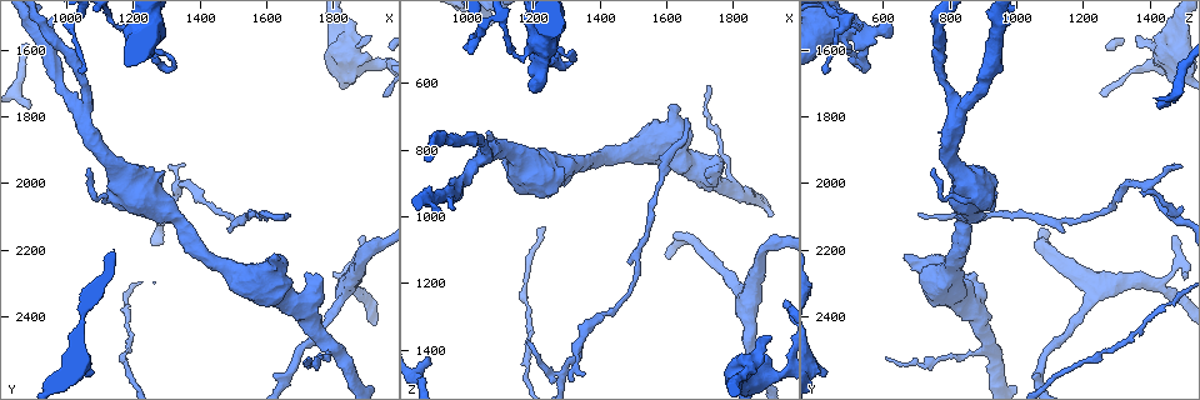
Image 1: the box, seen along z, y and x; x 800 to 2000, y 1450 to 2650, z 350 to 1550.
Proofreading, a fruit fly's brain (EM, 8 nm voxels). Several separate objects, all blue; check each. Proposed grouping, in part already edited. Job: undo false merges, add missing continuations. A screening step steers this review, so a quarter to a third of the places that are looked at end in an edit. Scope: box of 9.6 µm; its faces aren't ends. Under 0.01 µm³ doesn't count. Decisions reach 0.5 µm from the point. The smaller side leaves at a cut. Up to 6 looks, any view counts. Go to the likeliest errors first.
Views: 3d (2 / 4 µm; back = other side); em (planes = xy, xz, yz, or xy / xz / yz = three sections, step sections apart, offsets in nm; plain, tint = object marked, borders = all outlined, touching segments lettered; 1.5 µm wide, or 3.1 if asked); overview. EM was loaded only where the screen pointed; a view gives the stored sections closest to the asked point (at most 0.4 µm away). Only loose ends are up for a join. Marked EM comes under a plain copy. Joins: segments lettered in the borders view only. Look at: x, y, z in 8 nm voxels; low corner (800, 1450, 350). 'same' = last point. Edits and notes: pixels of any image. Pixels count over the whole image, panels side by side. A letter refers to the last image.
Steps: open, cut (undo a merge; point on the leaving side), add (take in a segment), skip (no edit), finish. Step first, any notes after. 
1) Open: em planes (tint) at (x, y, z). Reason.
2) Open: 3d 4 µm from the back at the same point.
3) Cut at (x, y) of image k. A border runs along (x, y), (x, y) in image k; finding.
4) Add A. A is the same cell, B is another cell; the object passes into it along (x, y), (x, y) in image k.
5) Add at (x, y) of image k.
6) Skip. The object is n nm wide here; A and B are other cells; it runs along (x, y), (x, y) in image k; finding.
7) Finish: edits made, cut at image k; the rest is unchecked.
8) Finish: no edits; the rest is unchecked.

Open: em xz step 8 (tint) at (1730, 2530, 610). Branch stops here.

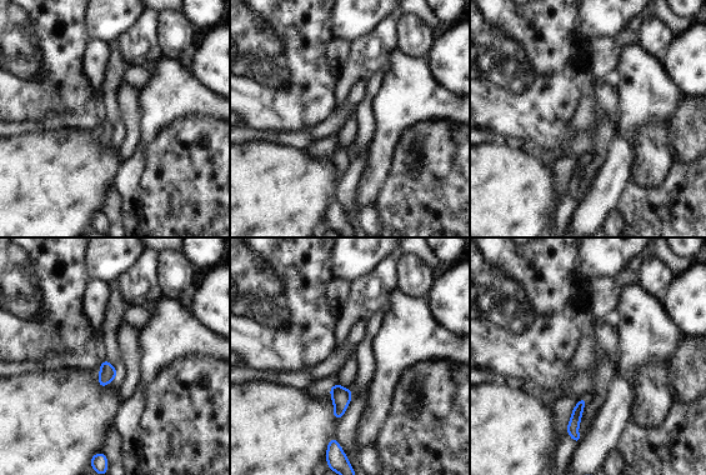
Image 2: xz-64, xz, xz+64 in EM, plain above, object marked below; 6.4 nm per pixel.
Open: em planes (borders) at the same point.

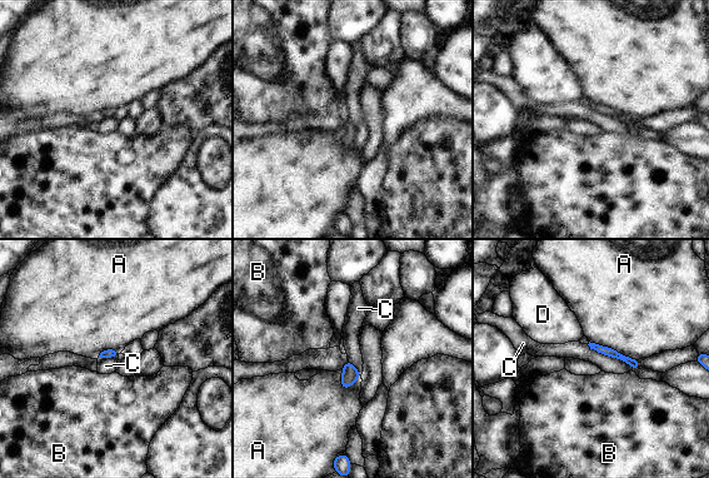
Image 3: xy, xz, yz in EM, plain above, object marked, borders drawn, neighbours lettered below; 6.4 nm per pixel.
Skip. A, B, C and D are other cells; a border runs along (587, 344), (632, 368) in image 3; none of them fits.

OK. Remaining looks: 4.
Open: 3d 2 µm at (1890, 2160, 1490). Branch stops here.

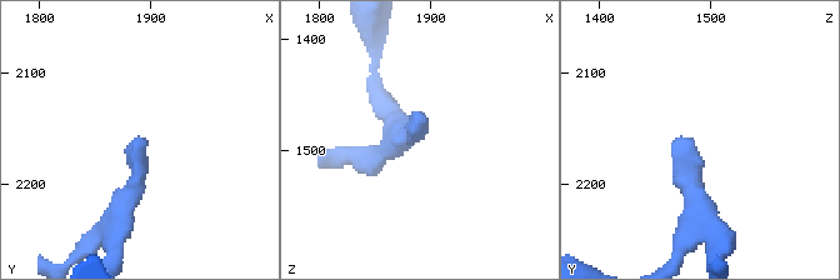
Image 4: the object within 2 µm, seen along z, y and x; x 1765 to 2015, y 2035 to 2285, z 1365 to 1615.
Open: em xy step 4 (borders) at (1884, 2160, 1486). Shape alone is not enough.

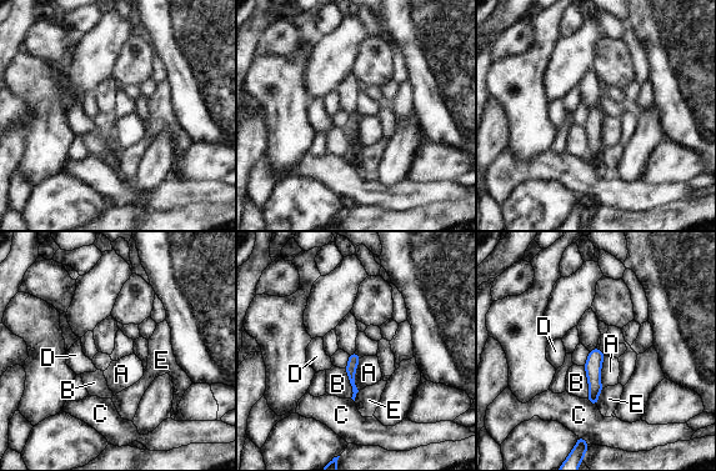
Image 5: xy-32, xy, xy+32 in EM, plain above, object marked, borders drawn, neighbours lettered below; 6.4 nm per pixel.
Open: em planes (borders) at the same point. Cut it another way.

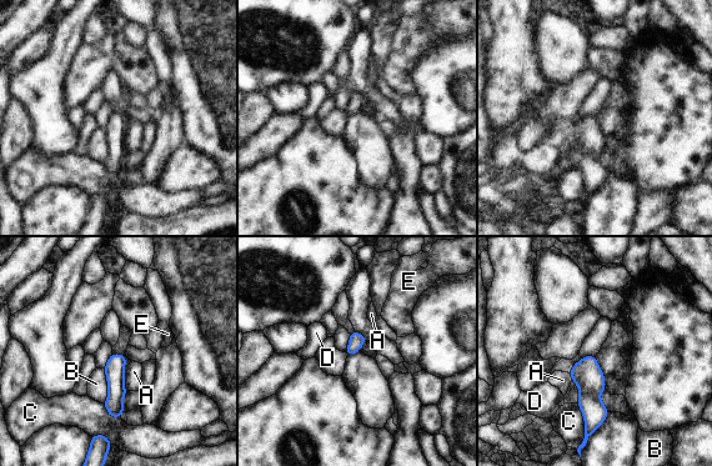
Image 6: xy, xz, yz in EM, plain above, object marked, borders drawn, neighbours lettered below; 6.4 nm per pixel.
Skip. The object is 100 nm wide here; A, B, C, D and E are other cells; a border runs along (103, 369), (106, 376), (104, 402) in image 6; none of them fits.

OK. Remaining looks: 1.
Open: em planes (borders) at (1280, 2110, 1470). Arms part here.

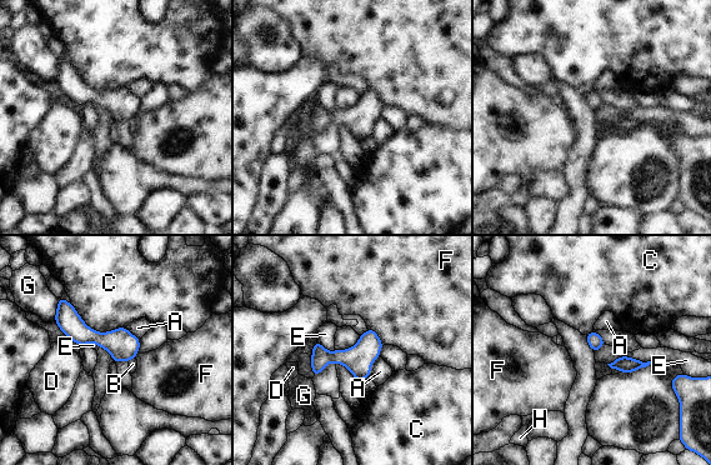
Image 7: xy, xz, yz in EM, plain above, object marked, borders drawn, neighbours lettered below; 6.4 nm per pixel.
Skip. A, B, C, D, E, F, G and H are other cells; it runs along (61, 303), (86, 335), (134, 351) in image 7; continuous, no second neuron.

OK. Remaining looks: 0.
Finish: no edits; the rest is unchecked.

